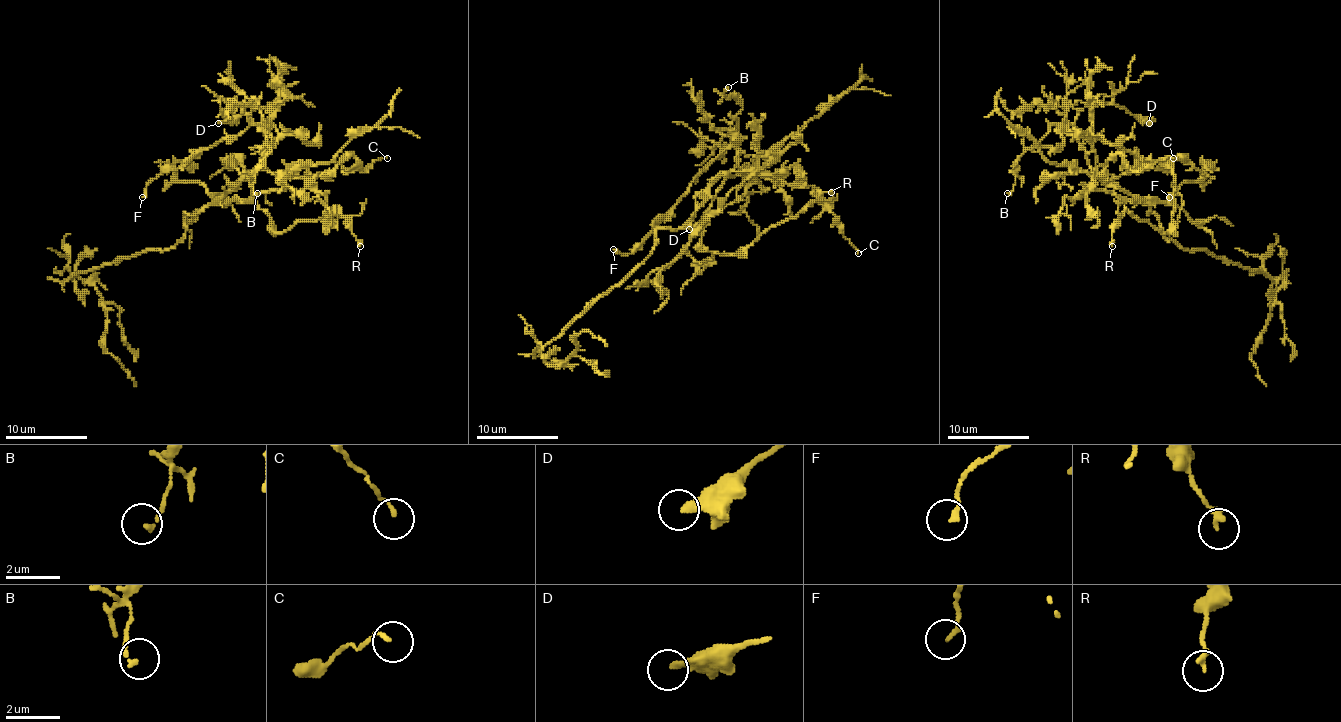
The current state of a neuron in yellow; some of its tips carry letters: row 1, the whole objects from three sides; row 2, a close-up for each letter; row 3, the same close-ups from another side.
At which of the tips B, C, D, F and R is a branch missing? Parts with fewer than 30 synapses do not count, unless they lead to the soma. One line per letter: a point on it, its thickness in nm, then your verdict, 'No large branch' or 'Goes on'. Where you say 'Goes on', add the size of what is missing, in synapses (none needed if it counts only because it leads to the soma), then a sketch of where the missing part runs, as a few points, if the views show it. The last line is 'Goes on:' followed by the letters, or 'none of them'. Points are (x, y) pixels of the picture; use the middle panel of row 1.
B: Place: (728, 87). Thickness 160 nm. No large branch
C: Place: (858, 253). Thickness 130 nm. No large branch
D: Place: (689, 229). Thickness 260 nm. No large branch
F: Place: (613, 249). Thickness 170 nm. No large branch
R: Place: (831, 192). Thickness 220 nm. No large branch
Goes on: none of them

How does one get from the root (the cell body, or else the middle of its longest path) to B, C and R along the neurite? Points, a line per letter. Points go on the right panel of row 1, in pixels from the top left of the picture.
B: (1149, 207), (1110, 187), (1071, 135), (1054, 148), (1032, 146), (1019, 158), (1013, 189), (1007, 193)
C: (1149, 207), (1143, 201), (1120, 201), (1091, 180), (1101, 176), (1118, 154), (1132, 170), (1173, 158)
R: (1149, 207), (1095, 176), (1155, 160), (1171, 164), (1175, 178), (1171, 228), (1159, 232), (1126, 211), (1112, 246)

